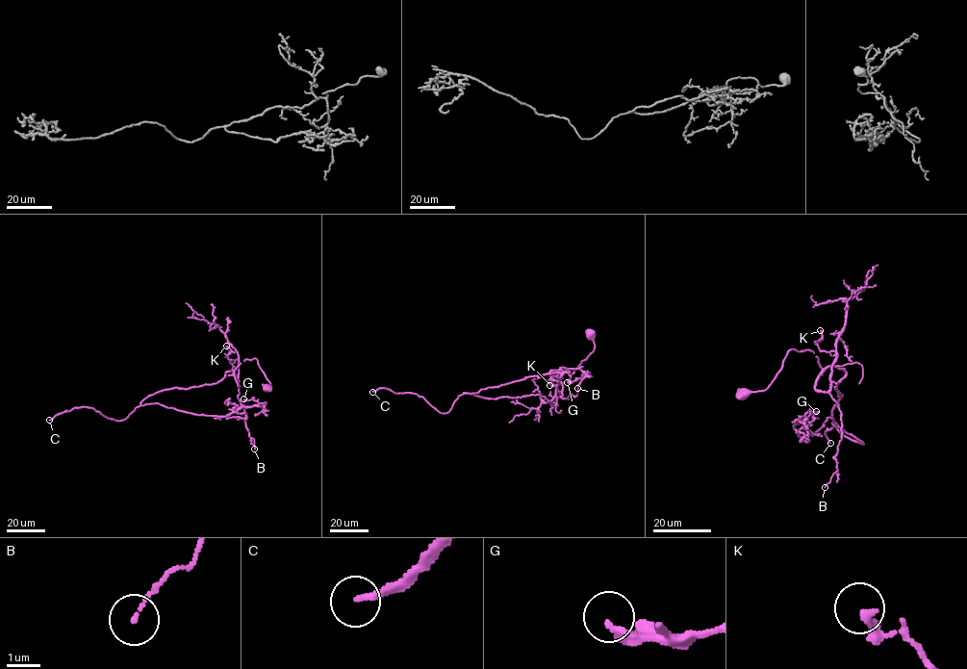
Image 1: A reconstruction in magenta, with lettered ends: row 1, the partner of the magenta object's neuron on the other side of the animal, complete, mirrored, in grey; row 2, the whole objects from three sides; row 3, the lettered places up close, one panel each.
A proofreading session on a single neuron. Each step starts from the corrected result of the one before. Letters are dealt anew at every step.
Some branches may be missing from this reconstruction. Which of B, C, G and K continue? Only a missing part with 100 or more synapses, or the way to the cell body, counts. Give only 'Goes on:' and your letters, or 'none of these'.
Goes on: C

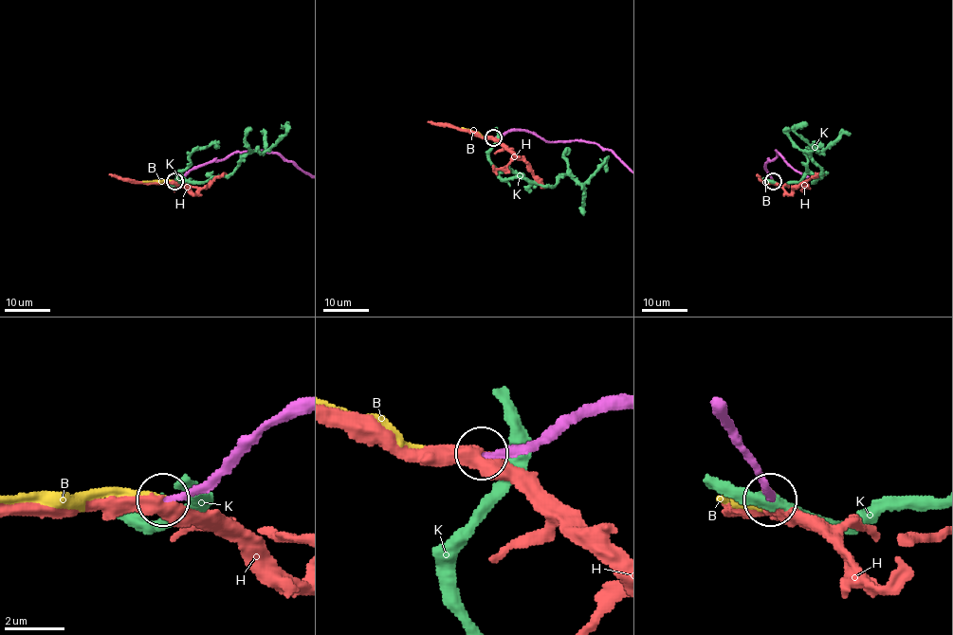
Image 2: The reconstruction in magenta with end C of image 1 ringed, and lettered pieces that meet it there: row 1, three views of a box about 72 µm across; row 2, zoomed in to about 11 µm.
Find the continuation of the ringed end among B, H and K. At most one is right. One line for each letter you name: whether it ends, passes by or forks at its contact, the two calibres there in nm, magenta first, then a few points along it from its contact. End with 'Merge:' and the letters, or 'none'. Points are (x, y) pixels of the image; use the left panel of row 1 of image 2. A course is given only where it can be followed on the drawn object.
B: It ends there. Thickness 220 nm (magenta) against 200 nm. Its course: (174, 182), (143, 182)
Merge: B

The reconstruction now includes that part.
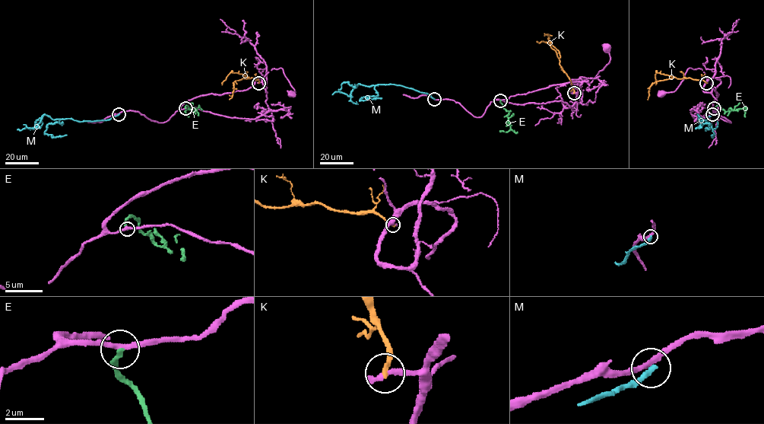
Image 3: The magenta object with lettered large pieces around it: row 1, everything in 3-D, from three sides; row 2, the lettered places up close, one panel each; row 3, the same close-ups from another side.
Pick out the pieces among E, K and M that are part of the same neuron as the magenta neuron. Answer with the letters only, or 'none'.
none

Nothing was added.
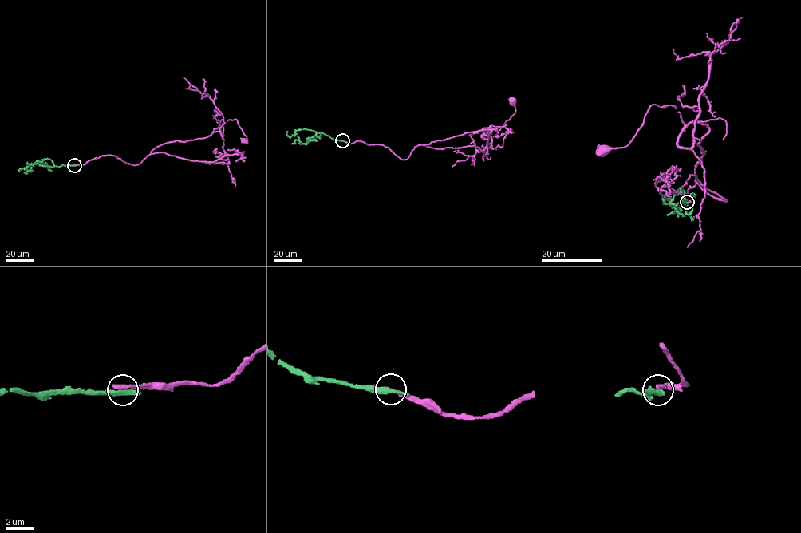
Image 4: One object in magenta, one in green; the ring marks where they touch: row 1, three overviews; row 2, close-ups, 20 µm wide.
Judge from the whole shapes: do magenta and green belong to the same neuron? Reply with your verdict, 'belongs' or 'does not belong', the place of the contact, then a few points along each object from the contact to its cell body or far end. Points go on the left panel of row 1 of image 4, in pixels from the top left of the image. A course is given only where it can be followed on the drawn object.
does not belong; place (74, 165); course magenta (74, 164), (112, 155), (136, 165), (157, 147), (206, 138), (229, 119), (237, 120), (246, 137), (245, 140); course green (74, 165), (55, 166), (51, 159), (45, 159), (32, 164), (31, 171), (24, 171)

